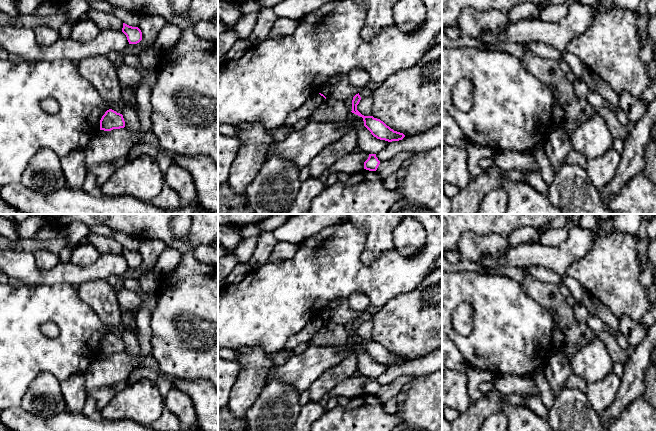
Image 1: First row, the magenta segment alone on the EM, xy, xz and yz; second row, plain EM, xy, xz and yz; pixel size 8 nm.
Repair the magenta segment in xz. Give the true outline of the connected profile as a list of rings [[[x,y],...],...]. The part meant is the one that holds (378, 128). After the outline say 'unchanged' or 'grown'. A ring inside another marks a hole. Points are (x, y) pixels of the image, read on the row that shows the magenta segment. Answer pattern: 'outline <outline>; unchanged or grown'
outline [[[359,93],[353,97],[351,112],[363,118],[364,126],[371,132],[374,137],[388,142],[399,141],[405,137],[403,133],[394,131],[380,119],[374,118],[373,116],[362,115],[357,110],[357,105],[359,104],[360,100],[361,97]]]; unchanged

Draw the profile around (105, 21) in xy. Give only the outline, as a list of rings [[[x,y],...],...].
[[[89,9],[84,18],[95,22],[100,30],[122,31],[123,22],[113,14]]]

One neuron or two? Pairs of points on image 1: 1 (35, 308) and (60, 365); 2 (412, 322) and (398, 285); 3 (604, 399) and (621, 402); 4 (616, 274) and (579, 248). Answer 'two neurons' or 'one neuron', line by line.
1: one neuron
2: two neurons
3: two neurons
4: two neurons

